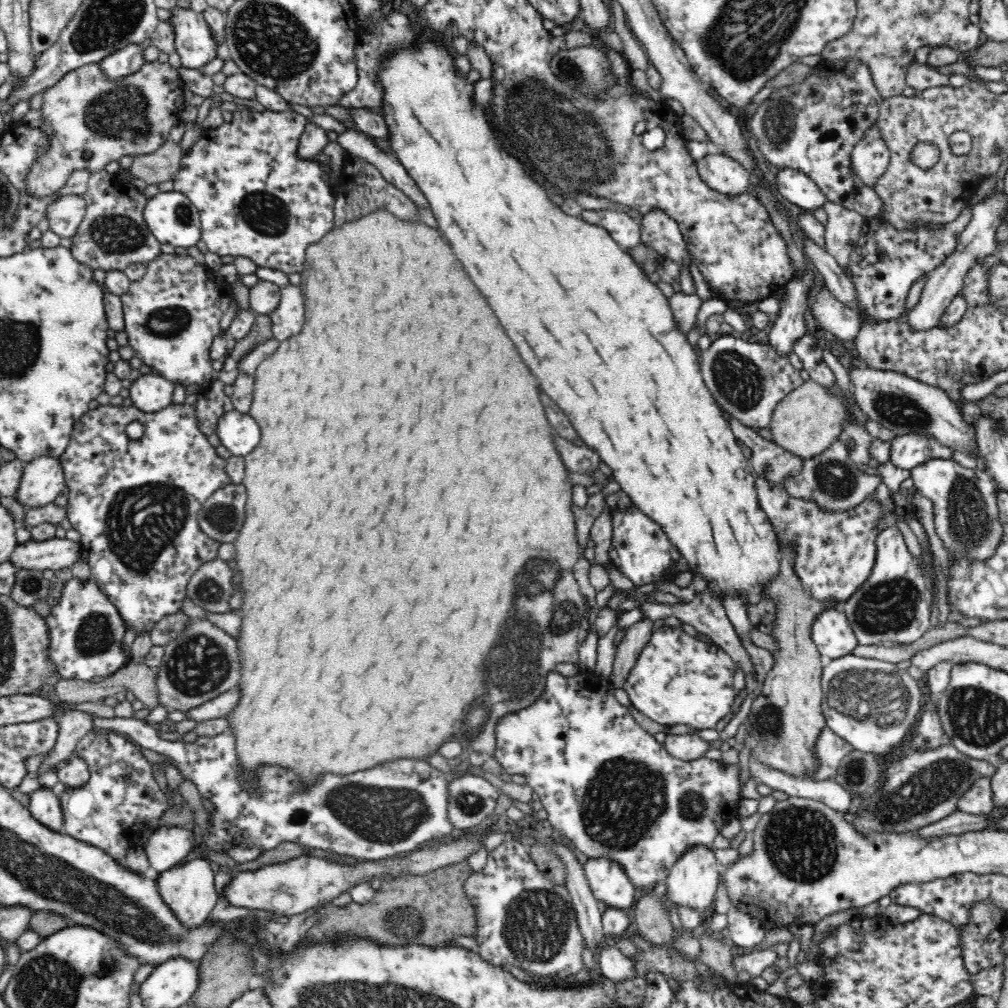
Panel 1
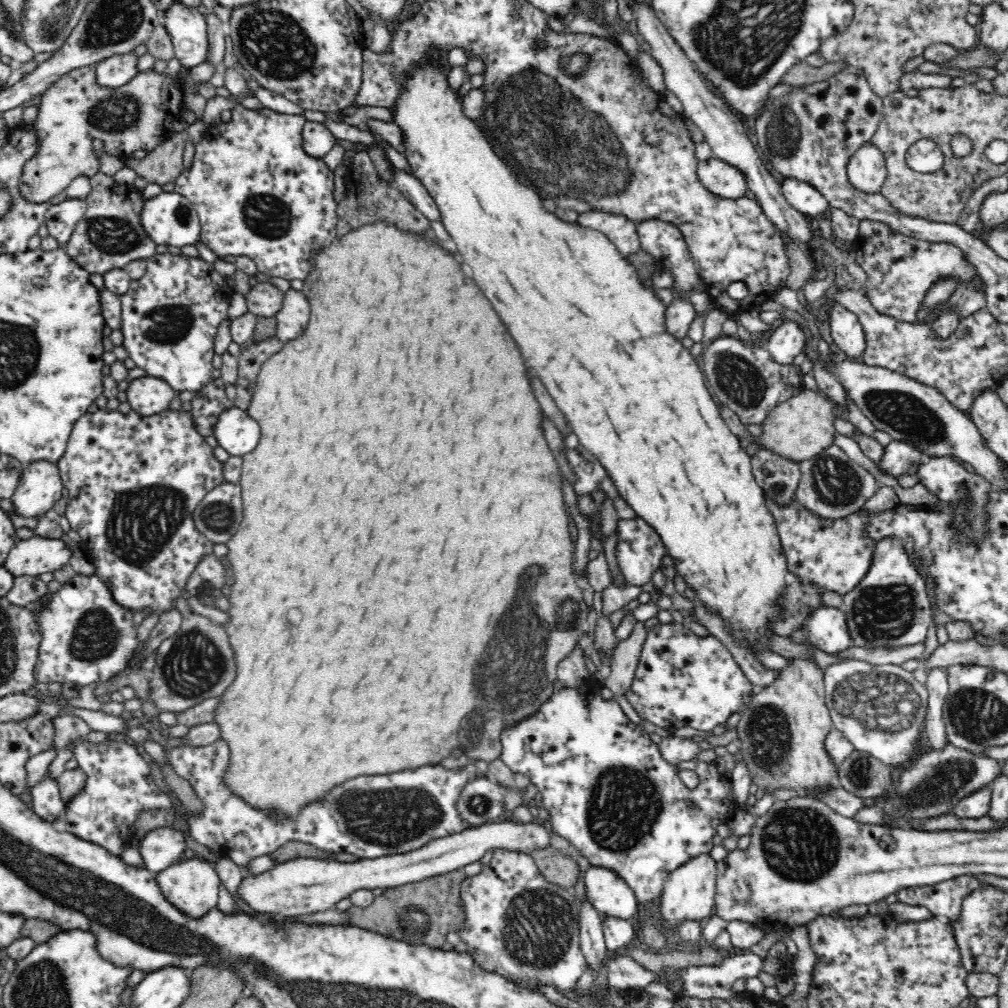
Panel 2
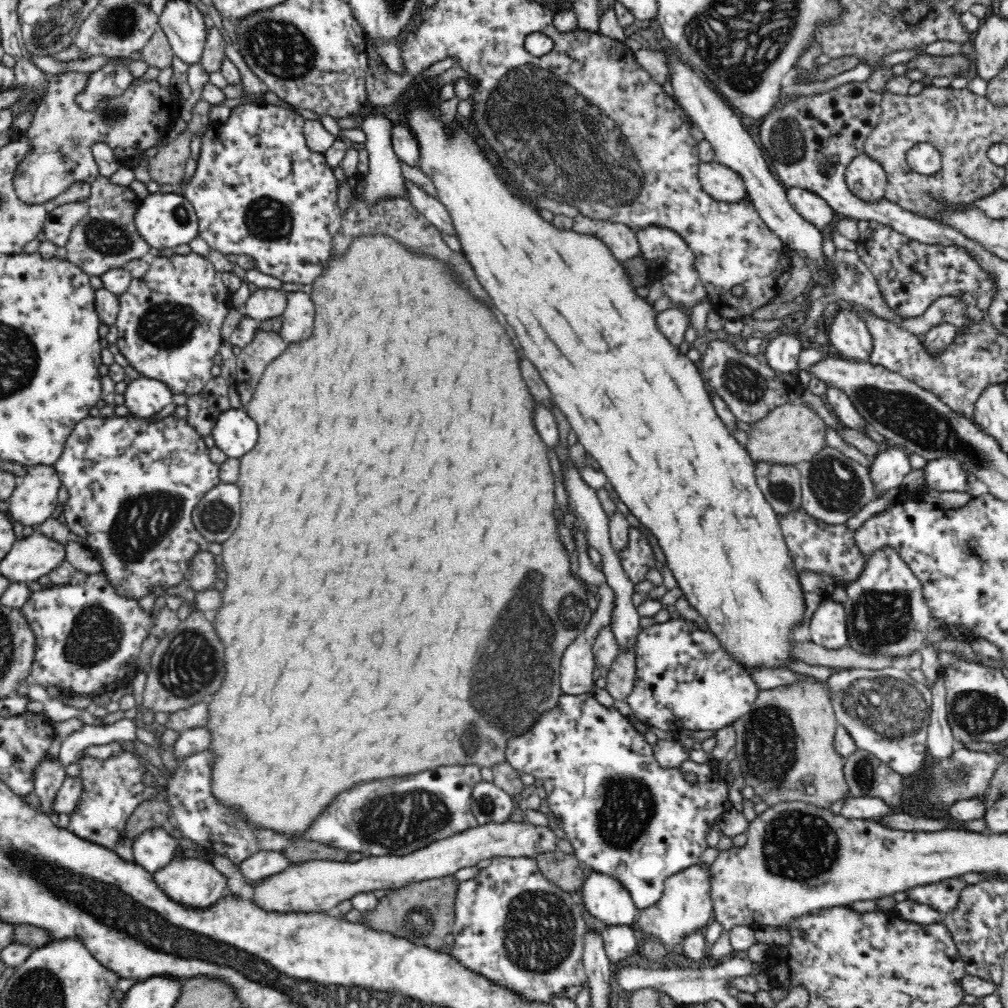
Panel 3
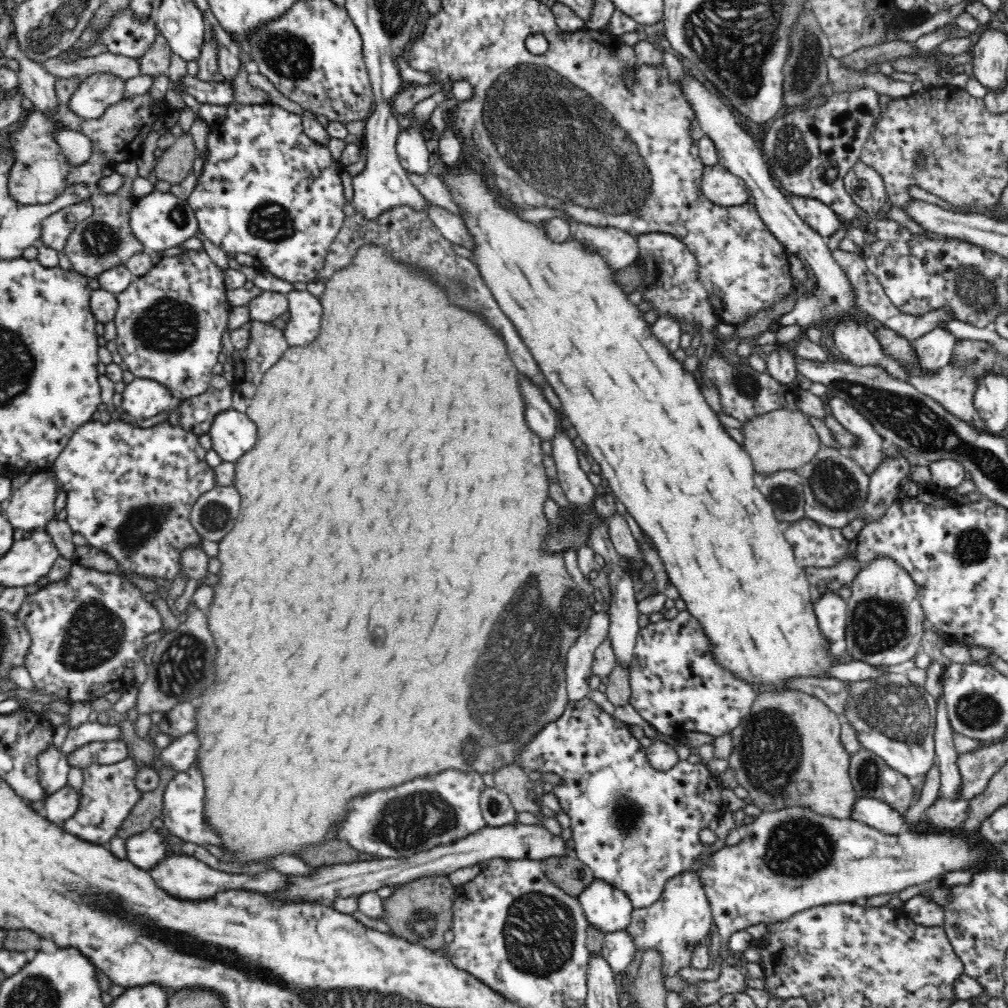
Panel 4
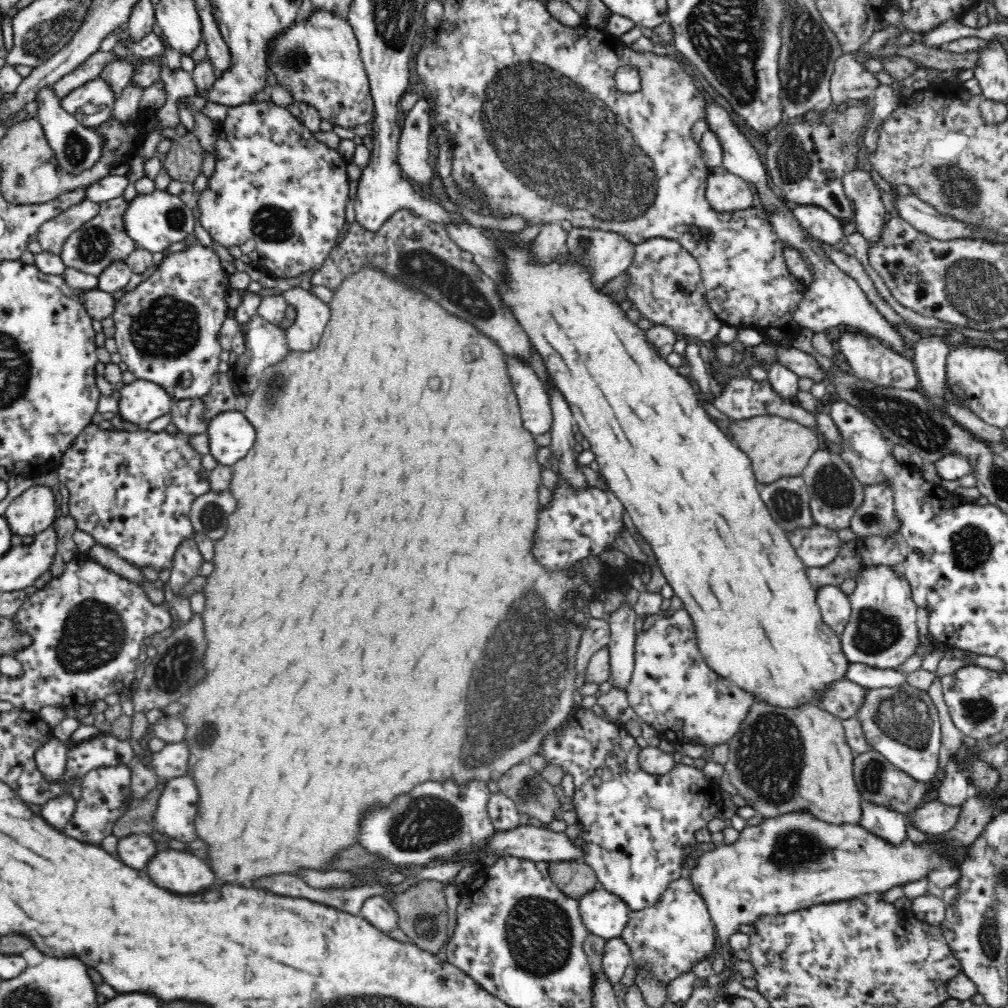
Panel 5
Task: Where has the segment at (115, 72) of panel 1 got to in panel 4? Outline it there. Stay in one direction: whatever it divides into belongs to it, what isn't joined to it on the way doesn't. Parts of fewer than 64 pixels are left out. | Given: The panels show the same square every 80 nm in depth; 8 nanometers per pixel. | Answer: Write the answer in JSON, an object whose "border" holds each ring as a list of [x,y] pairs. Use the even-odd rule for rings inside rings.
{"border":[[[112,74],[88,76],[70,96],[68,107],[82,119],[100,118],[109,106],[120,101],[124,87],[125,82]]]}

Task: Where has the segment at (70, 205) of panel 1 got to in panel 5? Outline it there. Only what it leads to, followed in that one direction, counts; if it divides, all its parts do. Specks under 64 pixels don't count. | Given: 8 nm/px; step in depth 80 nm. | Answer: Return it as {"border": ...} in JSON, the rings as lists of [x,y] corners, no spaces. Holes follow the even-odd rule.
{"border":[[[82,200],[69,206],[65,212],[39,228],[36,239],[40,247],[43,251],[59,255],[66,239],[86,222],[96,218],[99,212],[100,205],[96,201]]]}

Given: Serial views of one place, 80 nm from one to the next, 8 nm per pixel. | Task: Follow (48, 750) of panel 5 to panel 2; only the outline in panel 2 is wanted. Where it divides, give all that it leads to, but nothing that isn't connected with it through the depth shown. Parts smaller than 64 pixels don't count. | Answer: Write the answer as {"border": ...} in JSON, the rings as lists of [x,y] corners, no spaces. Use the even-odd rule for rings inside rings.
{"border":[[[48,772],[28,791],[32,794],[33,811],[54,824],[54,820],[64,812],[64,803],[60,799],[57,778],[50,776]]]}

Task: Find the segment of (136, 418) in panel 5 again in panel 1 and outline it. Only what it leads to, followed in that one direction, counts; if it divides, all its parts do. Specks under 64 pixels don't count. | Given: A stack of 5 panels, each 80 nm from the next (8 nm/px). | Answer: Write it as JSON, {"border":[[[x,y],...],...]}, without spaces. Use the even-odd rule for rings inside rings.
{"border":[[[145,374],[131,382],[129,397],[134,407],[150,414],[173,404],[174,388],[174,383],[162,375]]]}

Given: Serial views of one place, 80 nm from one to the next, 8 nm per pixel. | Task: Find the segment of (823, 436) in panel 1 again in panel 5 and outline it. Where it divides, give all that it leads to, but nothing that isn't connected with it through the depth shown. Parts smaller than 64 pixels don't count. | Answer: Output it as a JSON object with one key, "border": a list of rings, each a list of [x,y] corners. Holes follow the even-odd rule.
{"border":[[[780,416],[732,419],[726,422],[724,430],[732,433],[733,443],[749,457],[759,487],[774,484],[788,476],[801,476],[819,446],[818,438],[810,427],[783,420]]]}

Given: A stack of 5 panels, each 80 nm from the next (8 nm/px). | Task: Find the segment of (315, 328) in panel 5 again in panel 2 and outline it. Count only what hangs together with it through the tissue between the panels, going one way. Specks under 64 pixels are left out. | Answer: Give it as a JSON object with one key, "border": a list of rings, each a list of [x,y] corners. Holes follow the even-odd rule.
{"border":[[[289,289],[275,316],[277,327],[274,335],[284,343],[302,336],[310,320],[310,313],[310,303],[303,291]]]}

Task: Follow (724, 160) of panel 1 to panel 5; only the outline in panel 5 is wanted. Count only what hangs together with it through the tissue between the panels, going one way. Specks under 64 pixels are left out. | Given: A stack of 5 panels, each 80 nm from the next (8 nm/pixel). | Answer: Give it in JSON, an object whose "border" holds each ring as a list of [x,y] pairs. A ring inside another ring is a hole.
{"border":[[[722,166],[710,169],[705,197],[719,214],[734,214],[758,205],[757,194],[751,183]]]}

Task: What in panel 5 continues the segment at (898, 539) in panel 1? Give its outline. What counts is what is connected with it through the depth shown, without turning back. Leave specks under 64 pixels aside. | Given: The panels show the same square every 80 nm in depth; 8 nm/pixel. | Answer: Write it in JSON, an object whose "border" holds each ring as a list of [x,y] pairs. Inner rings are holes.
{"border":[[[864,568],[855,577],[856,587],[849,594],[851,615],[841,632],[841,643],[851,663],[866,664],[878,669],[896,669],[912,656],[918,647],[916,603],[912,600],[910,583],[890,568]]]}

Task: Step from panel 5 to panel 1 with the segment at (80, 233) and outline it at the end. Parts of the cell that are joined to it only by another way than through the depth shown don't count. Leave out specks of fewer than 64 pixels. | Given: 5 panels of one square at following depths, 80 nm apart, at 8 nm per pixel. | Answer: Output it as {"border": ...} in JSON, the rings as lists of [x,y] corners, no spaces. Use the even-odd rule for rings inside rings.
{"border":[[[105,169],[90,173],[88,190],[83,194],[86,201],[85,218],[78,225],[76,234],[71,238],[70,252],[79,263],[94,270],[121,270],[132,263],[147,263],[160,256],[161,242],[151,234],[145,224],[143,210],[146,206],[146,196],[128,180],[120,180],[116,174],[109,174]]]}

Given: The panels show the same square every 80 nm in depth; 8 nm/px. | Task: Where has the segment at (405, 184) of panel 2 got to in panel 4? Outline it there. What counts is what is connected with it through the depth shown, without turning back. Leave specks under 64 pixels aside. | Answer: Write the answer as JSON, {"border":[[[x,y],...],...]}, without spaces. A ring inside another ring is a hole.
{"border":[[[432,205],[432,208],[428,210],[427,216],[440,229],[444,238],[452,241],[453,244],[464,246],[472,252],[475,251],[477,244],[475,244],[475,240],[462,218],[435,205]]]}

